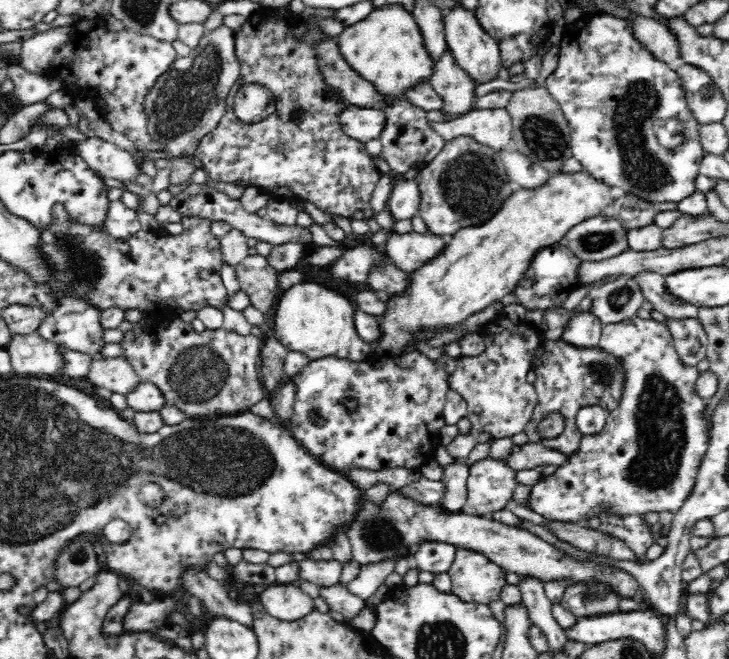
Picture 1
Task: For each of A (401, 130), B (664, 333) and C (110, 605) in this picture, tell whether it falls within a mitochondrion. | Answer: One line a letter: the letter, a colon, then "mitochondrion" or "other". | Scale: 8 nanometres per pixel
A: other
B: other
C: other

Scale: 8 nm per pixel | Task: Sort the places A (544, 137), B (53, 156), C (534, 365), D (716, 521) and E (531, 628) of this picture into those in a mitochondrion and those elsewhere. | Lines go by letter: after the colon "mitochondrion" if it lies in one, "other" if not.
A: mitochondrion
B: other
C: other
D: other
E: other

